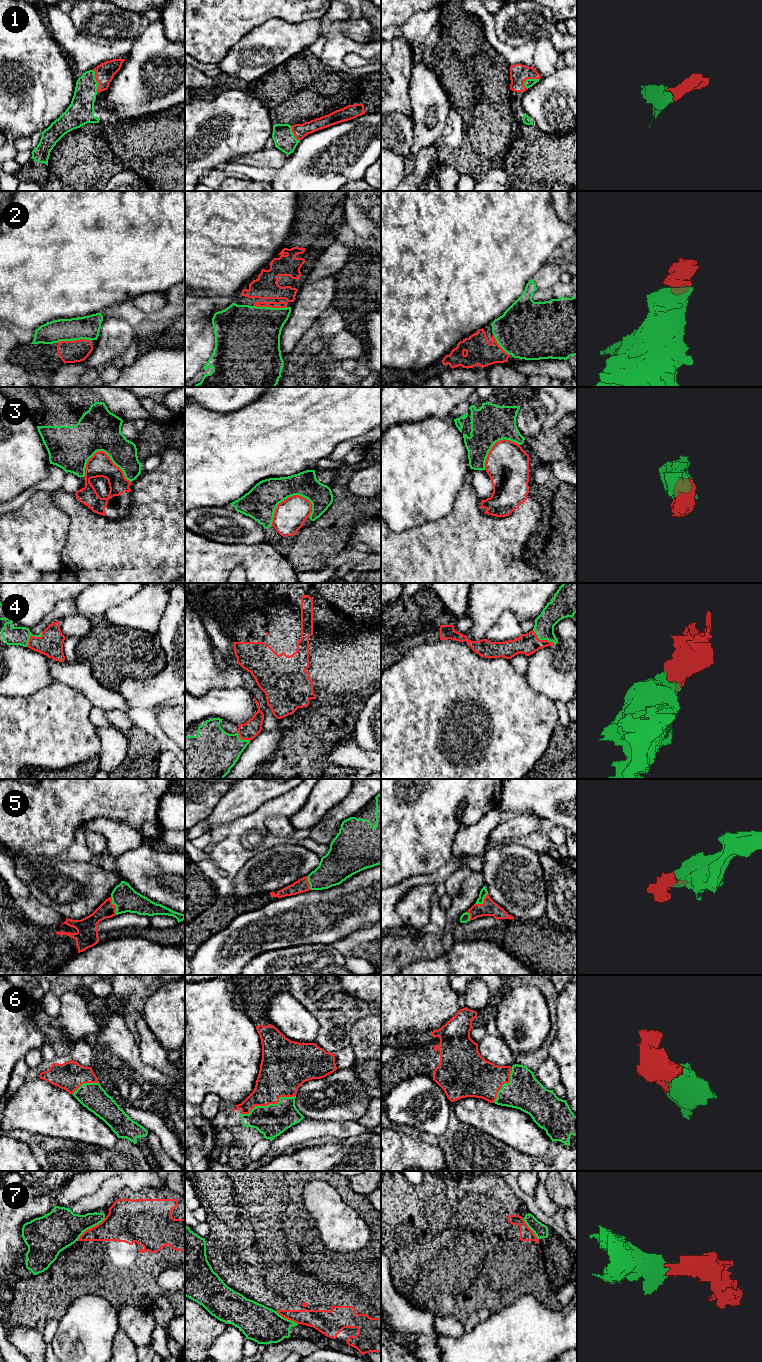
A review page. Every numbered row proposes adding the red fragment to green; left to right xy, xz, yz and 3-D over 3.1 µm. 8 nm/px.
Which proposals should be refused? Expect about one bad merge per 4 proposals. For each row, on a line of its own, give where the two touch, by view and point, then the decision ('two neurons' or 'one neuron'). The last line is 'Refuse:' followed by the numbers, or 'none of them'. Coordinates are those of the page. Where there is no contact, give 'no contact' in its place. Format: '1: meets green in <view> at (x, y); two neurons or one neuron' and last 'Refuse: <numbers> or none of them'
1: meets green in xy at (96, 81); one neuron
2: meets green in xy at (73, 340); one neuron
3: meets green in xz at (284, 499); one neuron
4: meets green in yz at (543, 639); one neuron
5: meets green in xy at (115, 905); one neuron
6: meets green in xz at (269, 1104); one neuron
7: meets green in xy at (90, 1227); two neurons
Refuse: 7

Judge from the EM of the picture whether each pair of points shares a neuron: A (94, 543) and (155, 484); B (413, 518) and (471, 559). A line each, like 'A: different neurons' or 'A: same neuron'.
A: same neuron
B: different neurons

